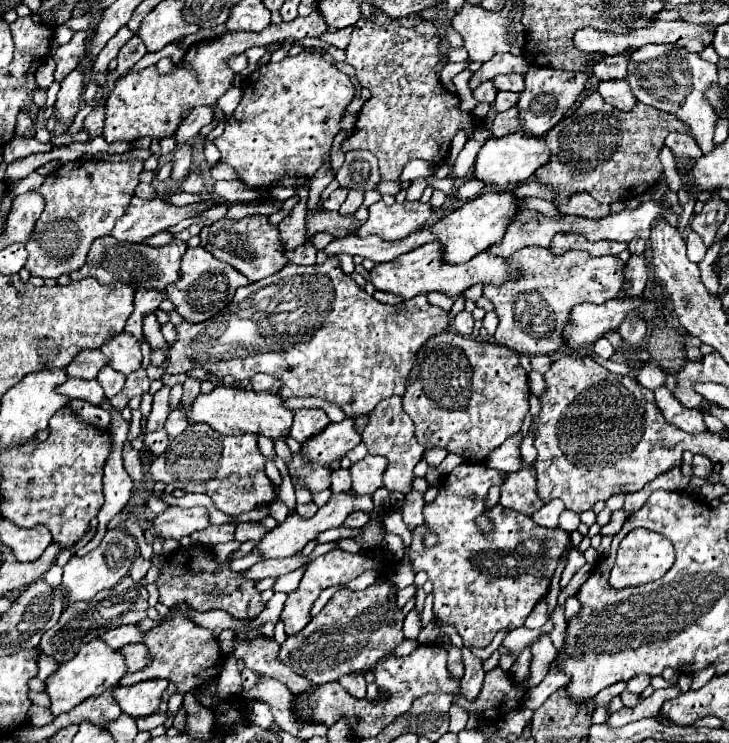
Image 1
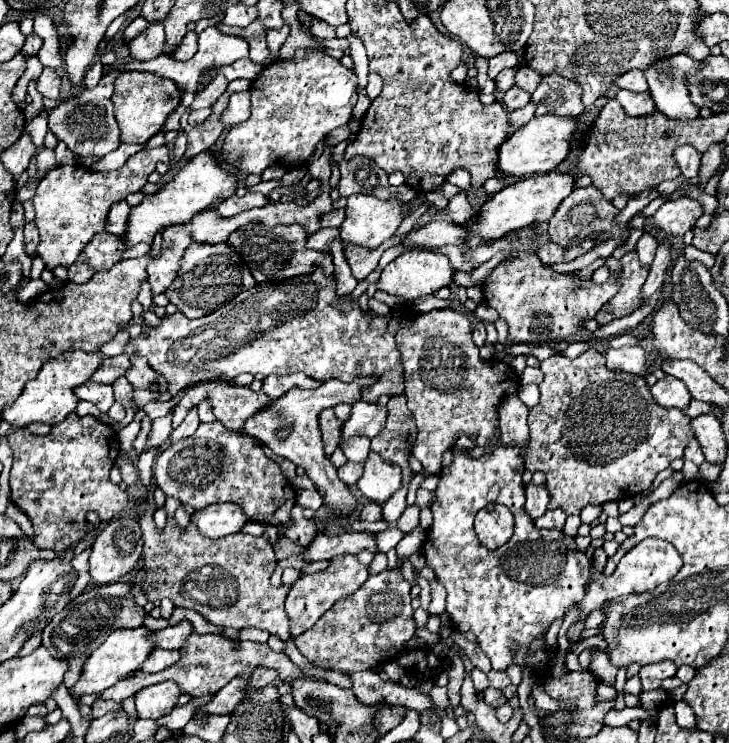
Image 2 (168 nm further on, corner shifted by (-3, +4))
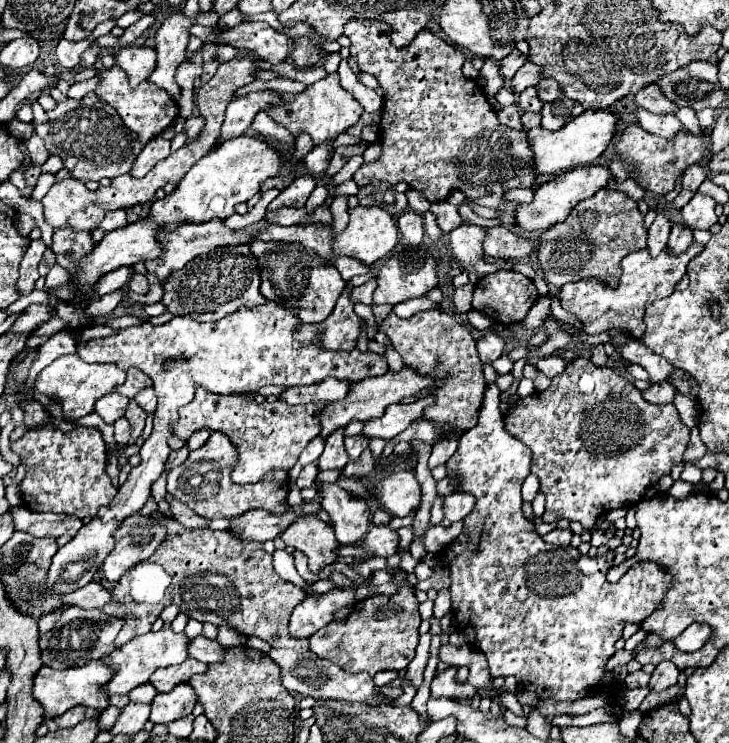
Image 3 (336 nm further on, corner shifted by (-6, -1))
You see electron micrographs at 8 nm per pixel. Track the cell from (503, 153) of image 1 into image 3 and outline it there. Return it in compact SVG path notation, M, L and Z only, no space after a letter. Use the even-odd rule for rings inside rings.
M588 109L582 115L574 117L574 121L566 123L558 131L548 131L544 127L536 127L536 129L528 131L528 143L530 143L530 149L534 153L534 157L532 157L534 173L536 175L558 173L558 171L568 171L568 169L592 163L608 147L612 135L614 135L616 121L618 119L610 111Z

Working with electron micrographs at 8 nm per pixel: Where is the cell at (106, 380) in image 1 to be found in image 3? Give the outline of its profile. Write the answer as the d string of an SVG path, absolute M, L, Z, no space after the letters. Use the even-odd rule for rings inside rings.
M130 399L130 401L128 401L128 407L126 407L126 417L128 417L130 425L132 425L132 437L134 437L134 439L138 439L138 437L142 435L142 431L144 431L146 413L144 413L144 409L136 403L136 399Z

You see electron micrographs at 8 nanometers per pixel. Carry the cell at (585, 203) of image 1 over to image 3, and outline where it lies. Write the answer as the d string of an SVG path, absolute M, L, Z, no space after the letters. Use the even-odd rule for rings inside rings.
M600 189L592 197L580 201L562 223L552 225L546 231L546 235L538 237L540 269L544 271L546 281L552 283L554 287L562 287L564 283L572 283L572 281L580 281L580 279L588 279L588 277L604 281L608 287L618 287L620 261L630 253L646 249L646 235L648 235L648 231L644 227L644 217L640 215L638 205L620 191Z

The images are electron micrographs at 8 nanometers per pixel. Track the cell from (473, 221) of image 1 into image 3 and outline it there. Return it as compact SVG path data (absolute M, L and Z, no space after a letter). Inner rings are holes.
M590 165L590 167L576 167L576 169L570 169L558 177L554 177L552 181L540 185L536 191L534 191L534 199L532 203L520 203L516 213L514 213L514 219L516 219L516 225L520 225L524 231L530 231L530 233L542 233L546 229L550 229L554 223L558 221L564 221L564 217L568 217L570 209L574 209L574 205L586 197L592 197L598 189L606 187L608 181L612 181L612 173L608 167L600 167L600 165Z

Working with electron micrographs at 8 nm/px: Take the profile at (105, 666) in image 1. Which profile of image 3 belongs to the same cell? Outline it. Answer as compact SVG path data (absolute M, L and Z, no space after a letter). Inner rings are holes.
M160 629L160 631L150 631L146 635L138 635L134 639L130 639L126 645L114 649L110 655L102 657L102 661L114 671L112 679L102 685L102 689L108 695L126 695L130 689L148 683L150 675L154 673L154 669L158 667L168 667L168 665L178 665L182 663L188 653L186 653L186 633L174 633L172 629Z

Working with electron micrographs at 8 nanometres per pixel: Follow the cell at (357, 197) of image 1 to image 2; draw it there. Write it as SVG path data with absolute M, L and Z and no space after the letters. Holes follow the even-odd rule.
M331 210L319 222L321 222L321 228L329 228L329 226L341 226L343 220L345 220L345 210Z

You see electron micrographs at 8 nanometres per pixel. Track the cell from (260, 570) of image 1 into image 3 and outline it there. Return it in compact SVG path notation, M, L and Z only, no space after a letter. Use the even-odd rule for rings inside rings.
M372 527L358 545L374 557L390 557L396 553L398 539L398 533L390 527Z

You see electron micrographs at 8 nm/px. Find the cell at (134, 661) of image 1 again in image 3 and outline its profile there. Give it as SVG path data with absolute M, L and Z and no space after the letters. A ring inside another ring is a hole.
M188 657L188 659L186 659L184 663L180 663L180 665L170 665L170 667L156 669L156 671L152 673L152 677L150 677L150 683L156 687L156 691L168 693L174 685L186 683L190 675L202 673L202 671L206 671L206 663Z

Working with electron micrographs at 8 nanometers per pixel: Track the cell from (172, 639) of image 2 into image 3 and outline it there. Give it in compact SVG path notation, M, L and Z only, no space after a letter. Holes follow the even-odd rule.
M202 635L190 639L188 643L188 657L194 657L204 663L214 663L222 661L222 645L218 641L210 641Z

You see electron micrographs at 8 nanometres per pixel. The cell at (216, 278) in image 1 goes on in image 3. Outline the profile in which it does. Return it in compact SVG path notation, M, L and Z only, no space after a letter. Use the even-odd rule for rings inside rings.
M248 245L216 249L214 253L198 255L184 269L174 271L166 281L162 303L172 315L190 315L194 321L218 321L234 313L240 305L258 307L266 303L260 293L260 273Z

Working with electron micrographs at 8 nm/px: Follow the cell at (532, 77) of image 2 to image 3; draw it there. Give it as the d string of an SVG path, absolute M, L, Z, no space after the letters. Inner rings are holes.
M542 79L536 85L536 91L538 91L538 99L542 99L542 101L556 101L562 97L560 85L556 81L550 81L550 79Z

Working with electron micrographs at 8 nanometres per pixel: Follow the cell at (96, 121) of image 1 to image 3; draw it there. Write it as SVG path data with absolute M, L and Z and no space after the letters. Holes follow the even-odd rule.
M88 93L82 99L66 99L48 111L50 121L38 125L36 133L44 139L46 149L54 155L60 155L64 167L76 179L98 181L102 177L118 177L130 171L136 155L142 149L142 143L132 131L126 129L120 115L102 101L96 93Z

